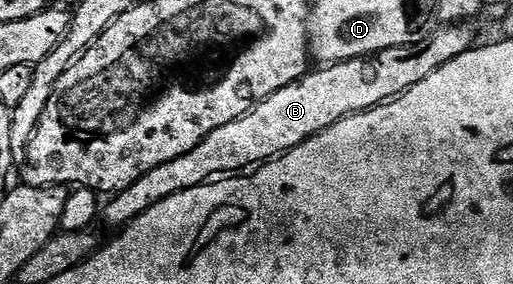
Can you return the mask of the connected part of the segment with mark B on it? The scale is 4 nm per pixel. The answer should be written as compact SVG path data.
M445 25L440 29L442 31L435 32L436 30L434 30L424 41L411 47L396 47L364 59L348 59L342 63L325 65L317 69L321 71L310 70L304 79L279 89L241 119L231 121L231 125L223 125L223 129L215 129L215 133L211 133L202 143L195 145L195 149L191 149L191 153L183 153L183 157L175 157L175 161L167 161L163 165L151 169L151 173L139 177L139 181L135 181L135 185L116 192L110 198L113 200L106 207L104 204L103 223L105 219L107 226L124 229L147 209L151 209L156 203L161 203L167 197L178 195L179 192L192 187L201 187L204 183L216 180L218 177L229 177L234 173L254 168L256 165L263 165L290 151L291 148L303 145L303 141L315 137L320 131L331 129L331 125L343 121L349 115L355 115L358 111L370 111L372 107L380 107L390 99L401 98L405 92L410 91L415 85L419 85L419 81L431 77L431 73L435 73L435 69L447 65L447 61L472 51L478 42L477 31L473 25Z

